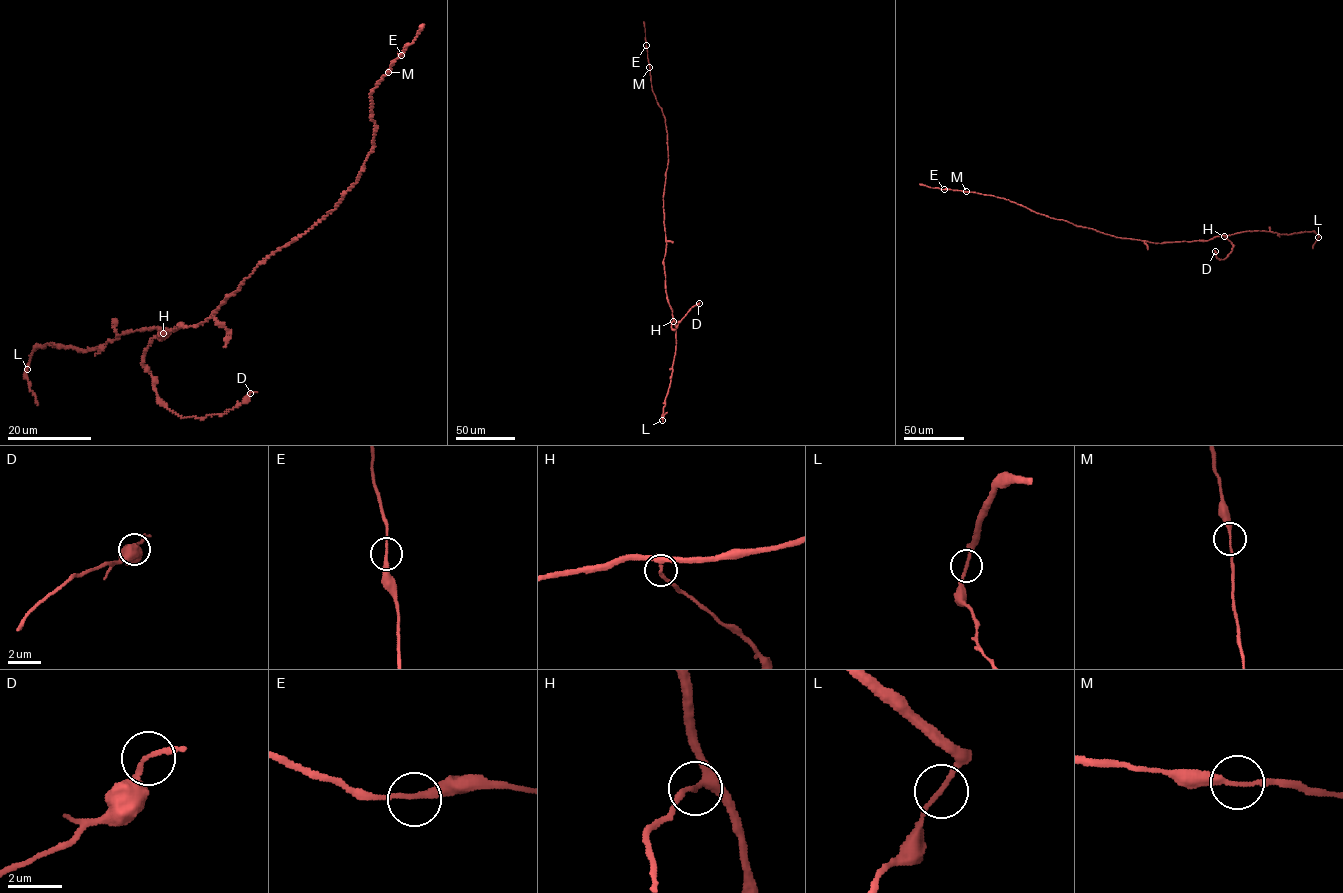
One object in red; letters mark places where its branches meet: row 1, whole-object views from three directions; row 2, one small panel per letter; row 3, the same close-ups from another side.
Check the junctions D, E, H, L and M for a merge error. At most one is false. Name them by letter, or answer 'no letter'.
no letter

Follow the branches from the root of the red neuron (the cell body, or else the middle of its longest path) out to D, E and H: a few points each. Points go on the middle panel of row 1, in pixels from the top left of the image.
D: (664, 223), (667, 244), (663, 263), (667, 299), (673, 319), (672, 328), (676, 329), (688, 312), (699, 303)
E: (664, 223), (667, 133), (662, 108), (652, 89), (646, 45)
H: (664, 223), (666, 293), (673, 321)

